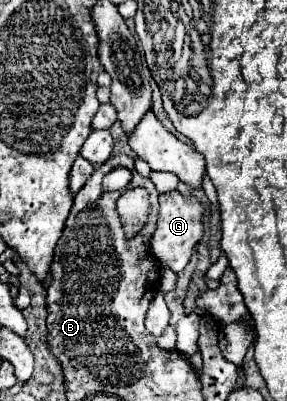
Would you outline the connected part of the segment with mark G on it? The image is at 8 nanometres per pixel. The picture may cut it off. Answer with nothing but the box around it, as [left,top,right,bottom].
[151,191,205,273]

